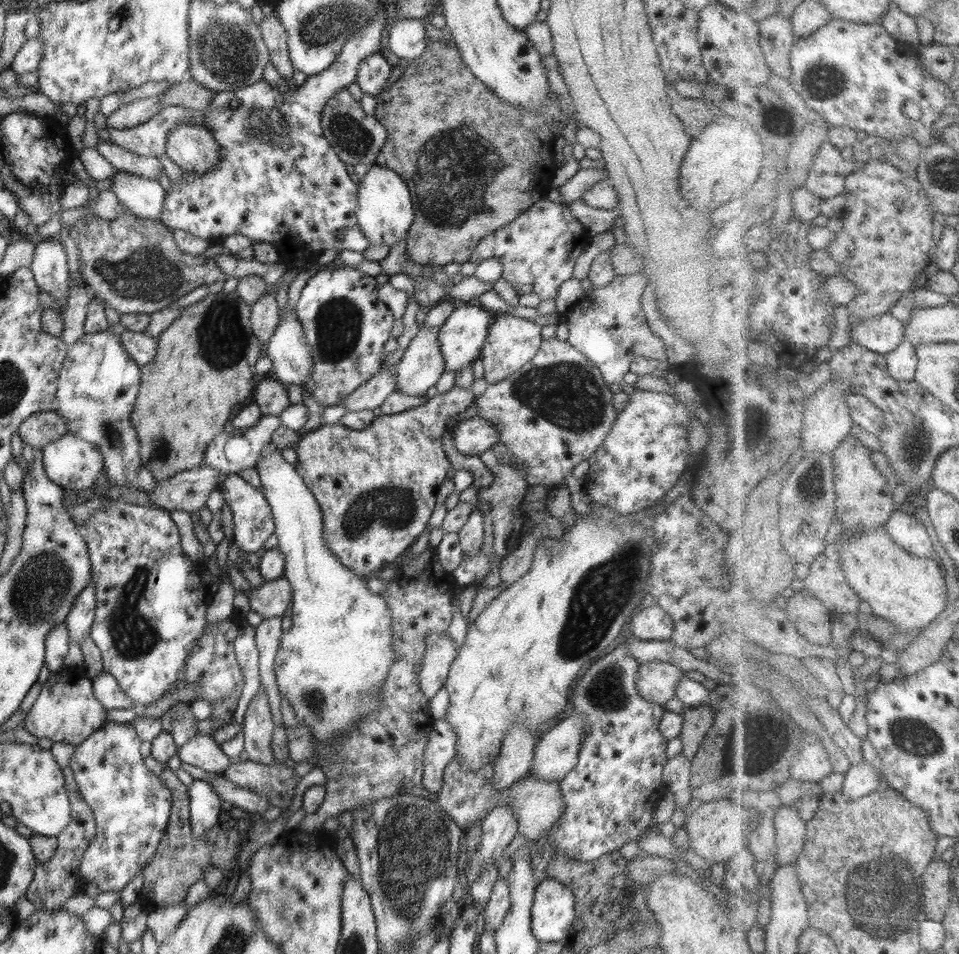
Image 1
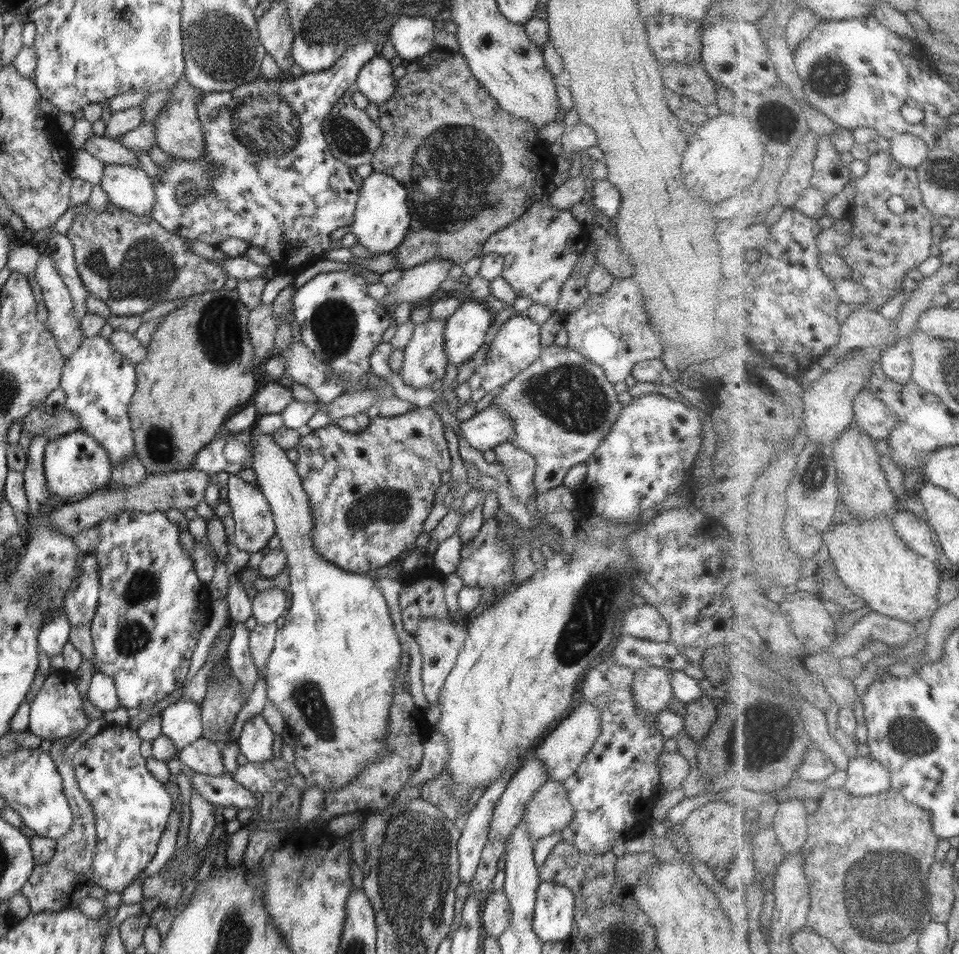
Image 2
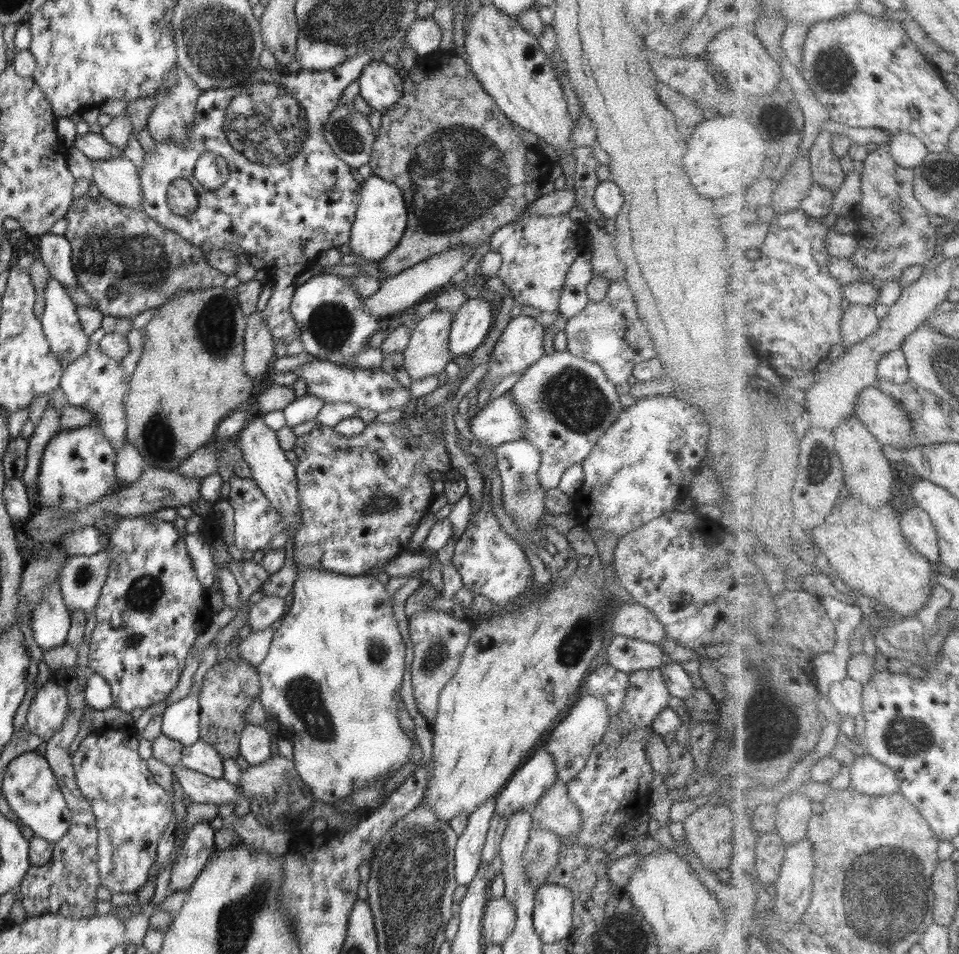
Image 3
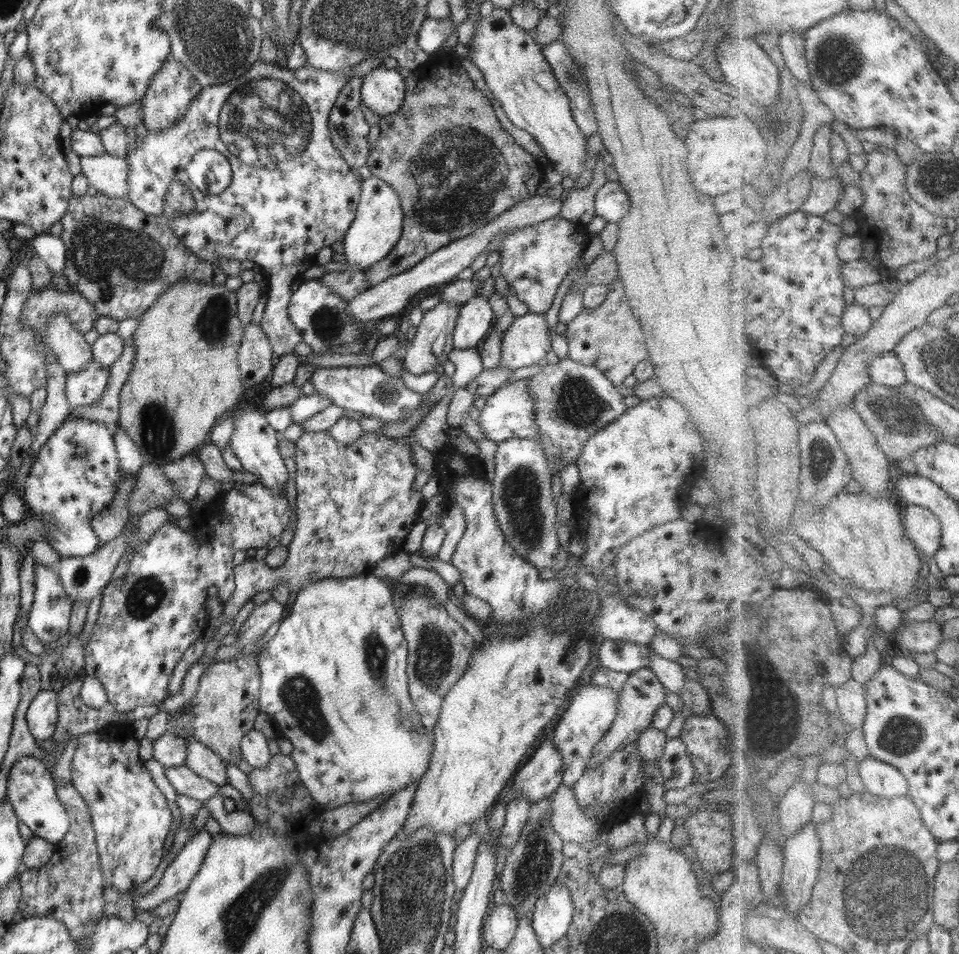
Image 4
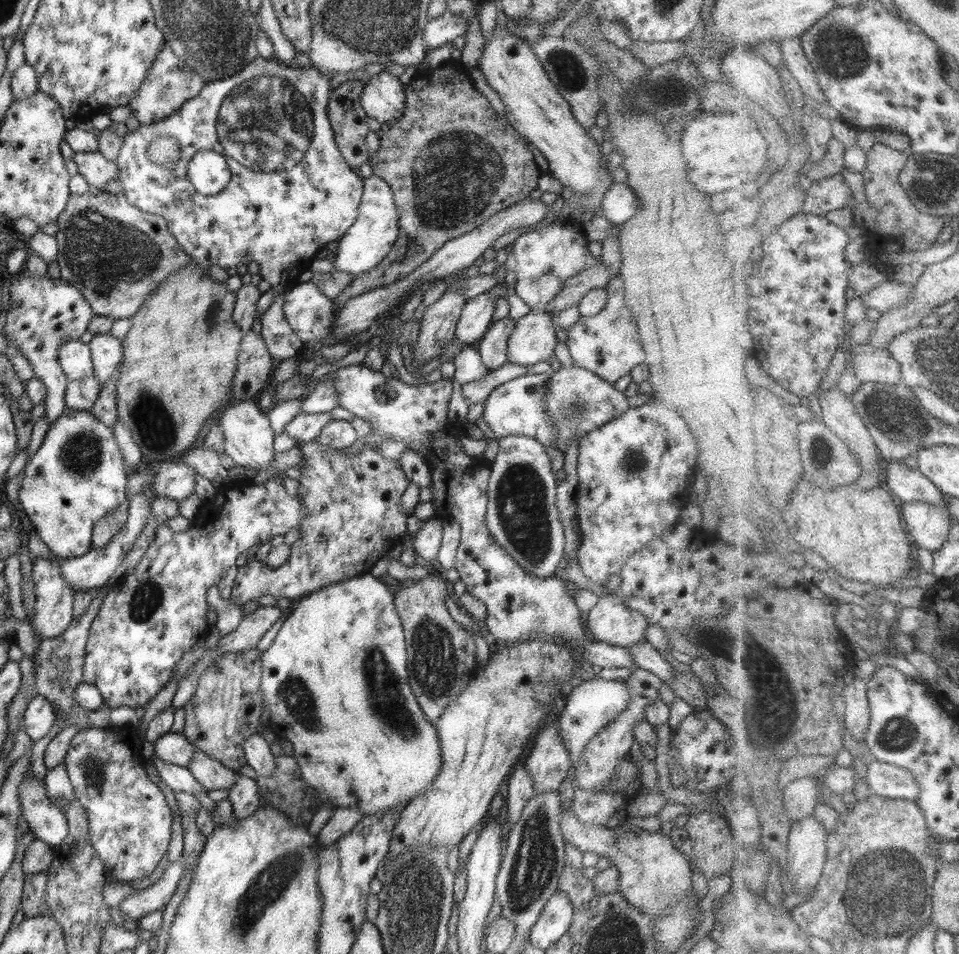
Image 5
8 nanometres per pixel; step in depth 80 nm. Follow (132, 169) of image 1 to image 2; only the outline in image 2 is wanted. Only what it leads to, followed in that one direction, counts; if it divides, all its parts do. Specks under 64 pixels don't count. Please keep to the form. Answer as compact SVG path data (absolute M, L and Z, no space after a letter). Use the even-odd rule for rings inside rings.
M93 135L84 142L83 149L106 165L132 165L141 167L136 155L122 143L105 135Z

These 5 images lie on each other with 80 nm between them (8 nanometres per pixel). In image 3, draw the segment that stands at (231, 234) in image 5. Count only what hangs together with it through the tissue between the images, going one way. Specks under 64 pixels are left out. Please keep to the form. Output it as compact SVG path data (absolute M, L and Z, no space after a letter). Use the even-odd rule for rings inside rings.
M363 53L325 71L300 68L297 72L289 72L260 66L235 87L201 91L197 98L194 125L189 130L189 141L155 141L151 151L143 155L142 168L138 171L142 191L141 208L150 218L200 248L204 254L226 250L228 244L236 244L249 257L264 260L264 269L270 275L273 291L261 315L274 343L282 340L289 345L300 336L301 330L289 309L297 277L311 268L323 251L336 249L349 241L360 202L361 183L356 174L352 174L351 166L328 144L324 124L340 102L343 90L357 80L362 69L373 60L371 58L372 54ZM203 152L215 152L228 161L228 180L216 190L204 190L194 178L195 162ZM176 178L184 178L196 188L198 206L188 216L174 215L166 201L166 192Z

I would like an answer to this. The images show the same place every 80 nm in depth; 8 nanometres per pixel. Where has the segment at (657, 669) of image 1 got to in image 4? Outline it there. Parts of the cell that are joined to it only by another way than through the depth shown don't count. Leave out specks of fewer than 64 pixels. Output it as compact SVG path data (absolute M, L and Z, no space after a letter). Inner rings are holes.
M648 667L629 673L628 680L619 692L618 712L612 726L604 734L604 738L593 748L593 753L587 762L586 769L597 766L598 762L605 760L615 752L617 748L638 742L640 734L645 728L651 726L654 711L665 703L666 689L660 679Z

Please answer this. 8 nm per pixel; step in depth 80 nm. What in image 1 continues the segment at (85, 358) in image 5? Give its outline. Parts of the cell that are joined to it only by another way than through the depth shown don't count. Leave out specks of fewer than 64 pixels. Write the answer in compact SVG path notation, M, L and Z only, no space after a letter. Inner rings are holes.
M57 237L36 238L30 269L39 290L48 292L56 301L62 316L69 297L69 268L67 253Z

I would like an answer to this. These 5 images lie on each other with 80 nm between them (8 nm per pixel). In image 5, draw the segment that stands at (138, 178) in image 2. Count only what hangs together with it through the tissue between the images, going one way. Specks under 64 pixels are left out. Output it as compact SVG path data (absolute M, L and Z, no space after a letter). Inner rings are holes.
M100 151L77 152L74 154L73 161L78 167L78 173L90 186L103 190L108 180L118 180L119 170L116 163L102 156Z

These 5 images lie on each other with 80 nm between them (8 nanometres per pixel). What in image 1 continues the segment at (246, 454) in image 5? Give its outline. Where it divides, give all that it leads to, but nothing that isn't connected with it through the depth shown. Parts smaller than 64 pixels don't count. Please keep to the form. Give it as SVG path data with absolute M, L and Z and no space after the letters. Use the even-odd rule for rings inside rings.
M272 442L262 450L254 468L260 473L261 490L272 510L274 535L279 542L277 547L285 556L283 577L290 582L292 591L292 626L281 634L274 674L279 695L289 700L297 718L301 718L300 725L306 725L314 738L312 758L297 762L293 768L301 779L304 774L320 767L321 748L329 744L338 735L338 731L348 729L353 722L359 722L359 718L365 718L379 706L379 694L386 675L397 658L392 648L393 618L386 600L380 594L374 594L363 577L344 566L329 551L323 539L322 506L297 474L295 466L284 460L281 451L276 450Z

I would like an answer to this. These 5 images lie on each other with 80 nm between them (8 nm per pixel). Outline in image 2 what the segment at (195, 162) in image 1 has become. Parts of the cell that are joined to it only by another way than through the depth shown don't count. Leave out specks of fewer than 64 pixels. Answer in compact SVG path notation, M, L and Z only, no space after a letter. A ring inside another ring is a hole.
M182 75L180 80L168 91L170 100L161 109L155 124L154 134L157 147L172 157L197 161L205 151L204 135L197 114L196 99L199 98L197 89Z

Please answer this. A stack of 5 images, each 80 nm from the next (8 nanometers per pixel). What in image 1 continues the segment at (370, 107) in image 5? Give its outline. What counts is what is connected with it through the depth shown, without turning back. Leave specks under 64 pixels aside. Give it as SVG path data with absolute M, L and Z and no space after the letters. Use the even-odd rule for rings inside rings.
M379 52L372 57L365 58L358 67L356 84L362 89L363 94L373 97L380 95L383 88L387 86L392 65L388 64L386 58Z

